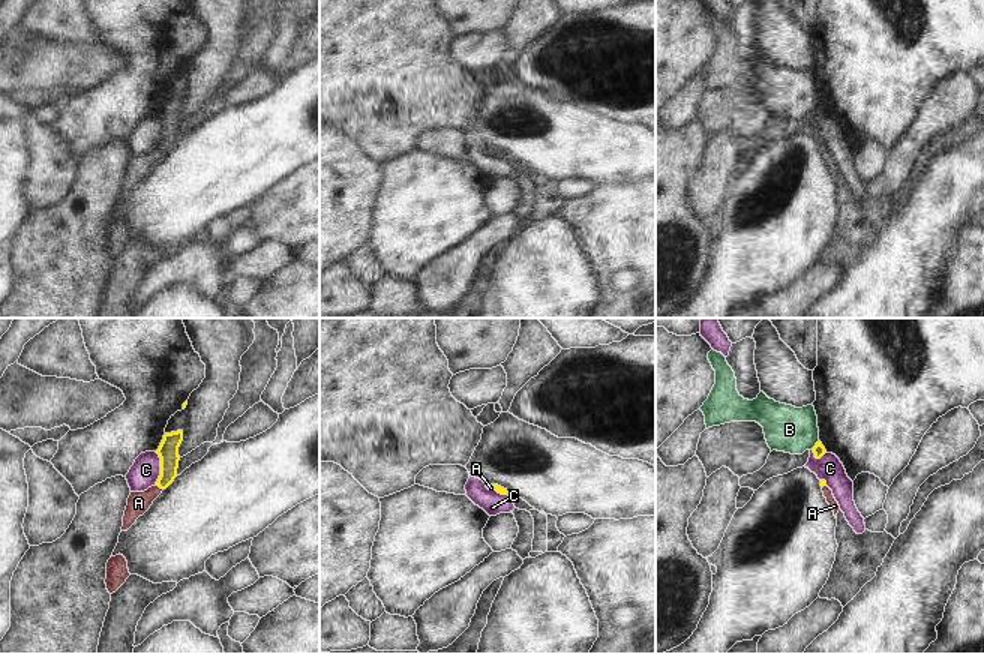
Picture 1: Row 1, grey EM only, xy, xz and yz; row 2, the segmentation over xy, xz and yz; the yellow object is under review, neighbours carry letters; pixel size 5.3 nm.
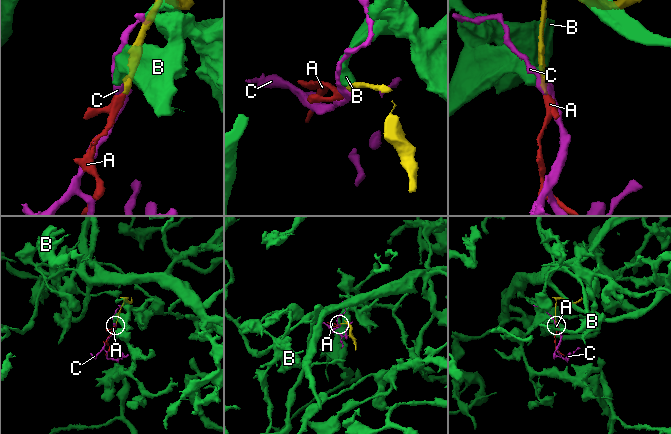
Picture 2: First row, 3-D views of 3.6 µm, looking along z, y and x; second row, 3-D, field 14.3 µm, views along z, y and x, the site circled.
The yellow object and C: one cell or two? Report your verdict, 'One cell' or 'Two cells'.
Two cells

